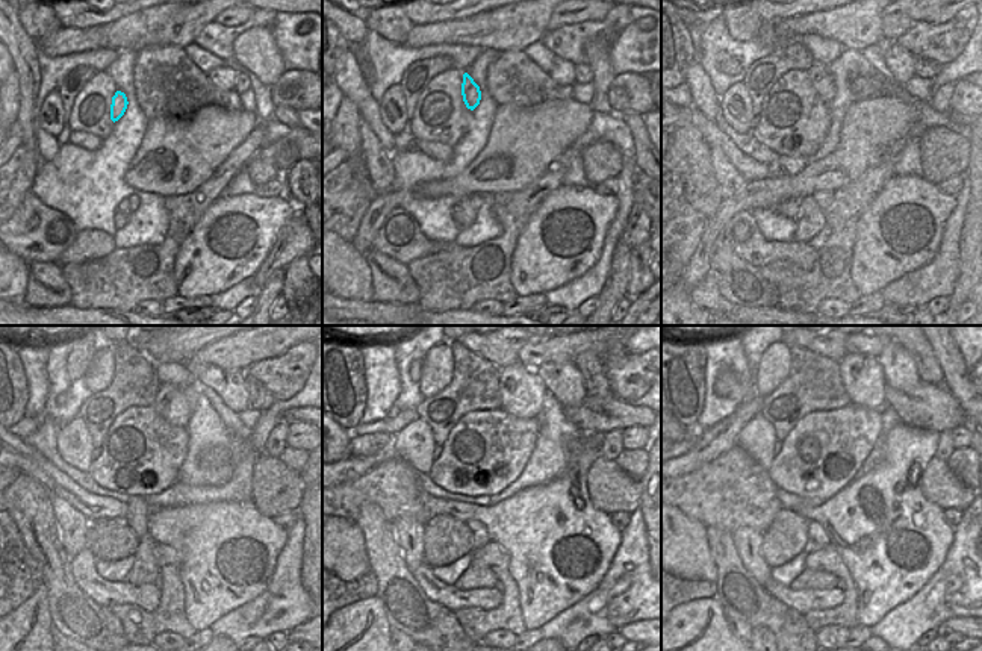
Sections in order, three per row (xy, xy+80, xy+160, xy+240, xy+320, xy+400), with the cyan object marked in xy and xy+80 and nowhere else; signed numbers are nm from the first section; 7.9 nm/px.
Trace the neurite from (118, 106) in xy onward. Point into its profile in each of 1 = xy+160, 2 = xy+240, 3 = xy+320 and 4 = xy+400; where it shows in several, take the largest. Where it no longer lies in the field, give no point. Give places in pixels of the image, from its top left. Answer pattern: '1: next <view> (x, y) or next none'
1: next xy+160 (851, 64)
2: next xy+240 (173, 404)
3: next xy+320 (522, 392)
4: next xy+400 (863, 377)

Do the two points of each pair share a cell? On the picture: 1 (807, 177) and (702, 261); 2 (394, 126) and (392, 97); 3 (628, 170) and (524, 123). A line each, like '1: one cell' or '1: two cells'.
1: one cell
2: one cell
3: two cells

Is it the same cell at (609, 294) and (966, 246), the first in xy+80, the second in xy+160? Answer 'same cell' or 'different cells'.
same cell

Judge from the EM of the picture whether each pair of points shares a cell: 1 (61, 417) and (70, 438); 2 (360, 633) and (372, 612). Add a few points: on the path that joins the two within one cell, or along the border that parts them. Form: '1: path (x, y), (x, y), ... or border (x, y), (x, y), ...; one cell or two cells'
1: border (76, 415), (59, 427); two cells
2: path (362, 629), (368, 616); one cell

